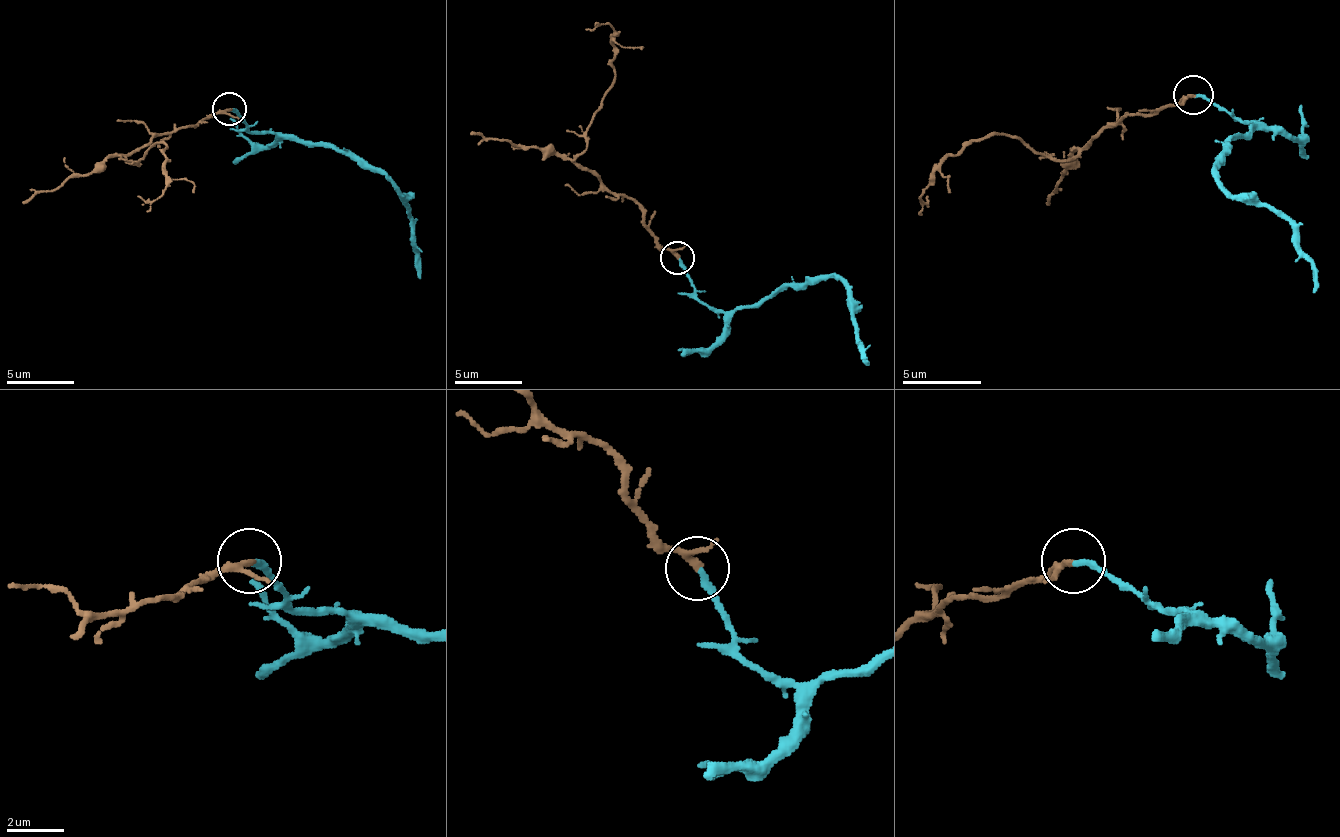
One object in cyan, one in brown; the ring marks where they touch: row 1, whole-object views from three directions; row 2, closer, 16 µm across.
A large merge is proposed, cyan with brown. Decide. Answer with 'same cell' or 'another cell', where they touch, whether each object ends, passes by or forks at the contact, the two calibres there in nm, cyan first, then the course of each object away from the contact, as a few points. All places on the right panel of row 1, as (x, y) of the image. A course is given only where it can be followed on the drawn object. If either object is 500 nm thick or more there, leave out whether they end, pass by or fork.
same cell | (1193, 94) | cyan ends | brown passes by | 240/190 nm | cyan via (1192, 95), (1255, 123), (1227, 143), (1216, 174), (1231, 194), (1267, 201), (1290, 225), (1318, 292) | brown via (1192, 95), (1110, 123), (1063, 158), (1047, 158), (1008, 135), (972, 139), (945, 158), (921, 201), (929, 197)

